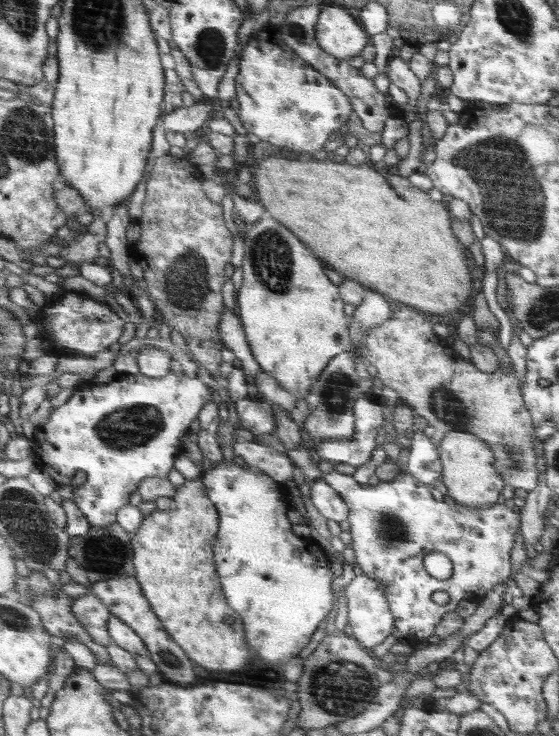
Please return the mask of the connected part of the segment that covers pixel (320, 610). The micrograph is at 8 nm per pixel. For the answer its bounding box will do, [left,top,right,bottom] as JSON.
[203,459,334,660]

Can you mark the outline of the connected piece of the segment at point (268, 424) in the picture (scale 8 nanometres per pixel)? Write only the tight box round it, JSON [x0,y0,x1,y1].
[236,398,277,434]

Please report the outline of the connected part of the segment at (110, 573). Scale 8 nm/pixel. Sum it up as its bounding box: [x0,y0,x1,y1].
[71,522,137,583]

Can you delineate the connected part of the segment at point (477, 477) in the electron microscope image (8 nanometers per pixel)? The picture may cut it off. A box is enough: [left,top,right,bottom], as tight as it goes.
[438,432,504,509]

